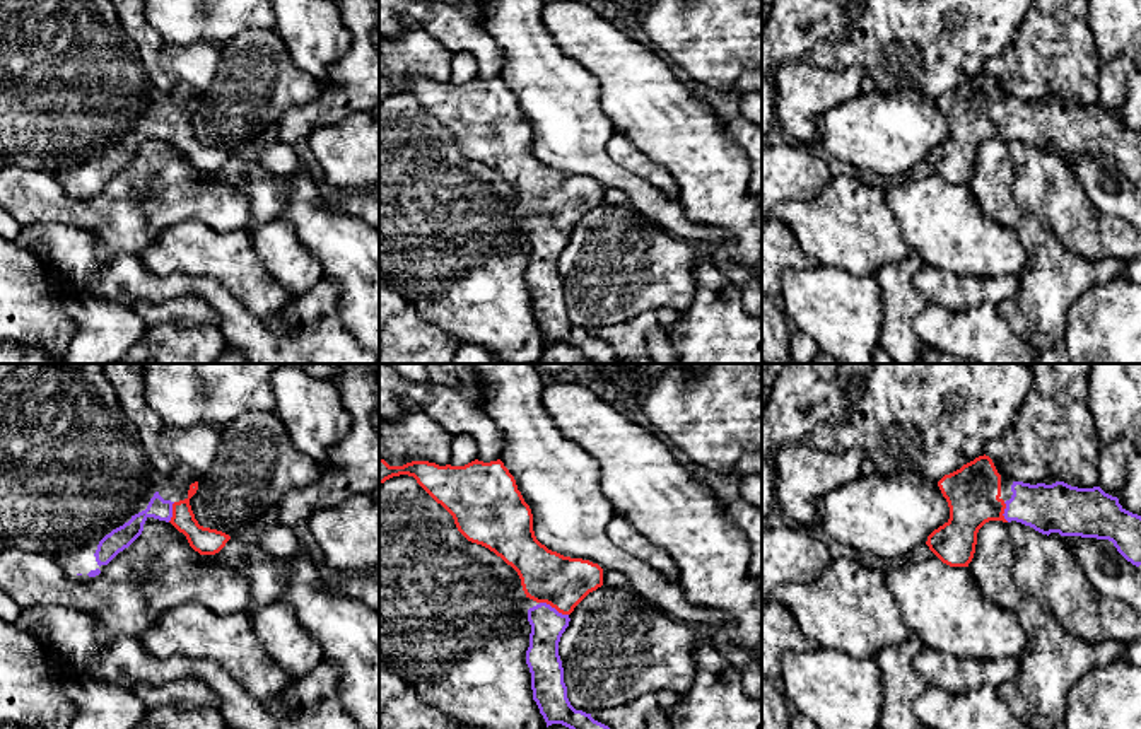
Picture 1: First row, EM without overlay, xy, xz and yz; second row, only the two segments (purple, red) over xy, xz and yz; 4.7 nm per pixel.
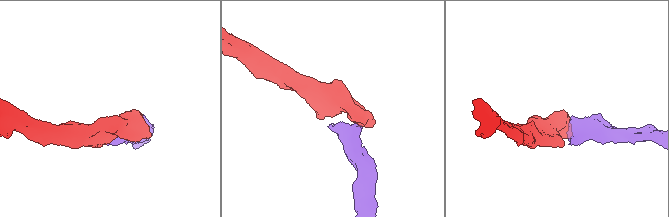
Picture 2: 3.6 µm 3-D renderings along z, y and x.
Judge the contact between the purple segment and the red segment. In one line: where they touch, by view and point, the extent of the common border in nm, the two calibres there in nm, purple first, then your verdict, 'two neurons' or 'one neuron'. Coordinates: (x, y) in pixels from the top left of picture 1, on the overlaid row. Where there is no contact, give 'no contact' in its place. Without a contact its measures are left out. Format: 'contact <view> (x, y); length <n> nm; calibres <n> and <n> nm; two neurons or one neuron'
contact xz (554, 608); length 150 nm; calibres 160 and 240 nm; one neuron

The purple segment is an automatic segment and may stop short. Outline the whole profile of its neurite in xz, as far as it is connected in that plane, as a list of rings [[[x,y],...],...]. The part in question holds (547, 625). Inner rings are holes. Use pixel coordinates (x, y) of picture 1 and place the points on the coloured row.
[[[379,458],[379,485],[400,475],[413,476],[453,516],[468,541],[489,548],[511,565],[526,598],[538,603],[528,609],[531,633],[526,664],[533,700],[547,727],[562,724],[569,729],[610,729],[570,705],[559,656],[569,615],[603,586],[603,569],[589,560],[552,551],[536,539],[531,509],[500,459],[475,459],[465,466],[429,461],[389,466]]]

